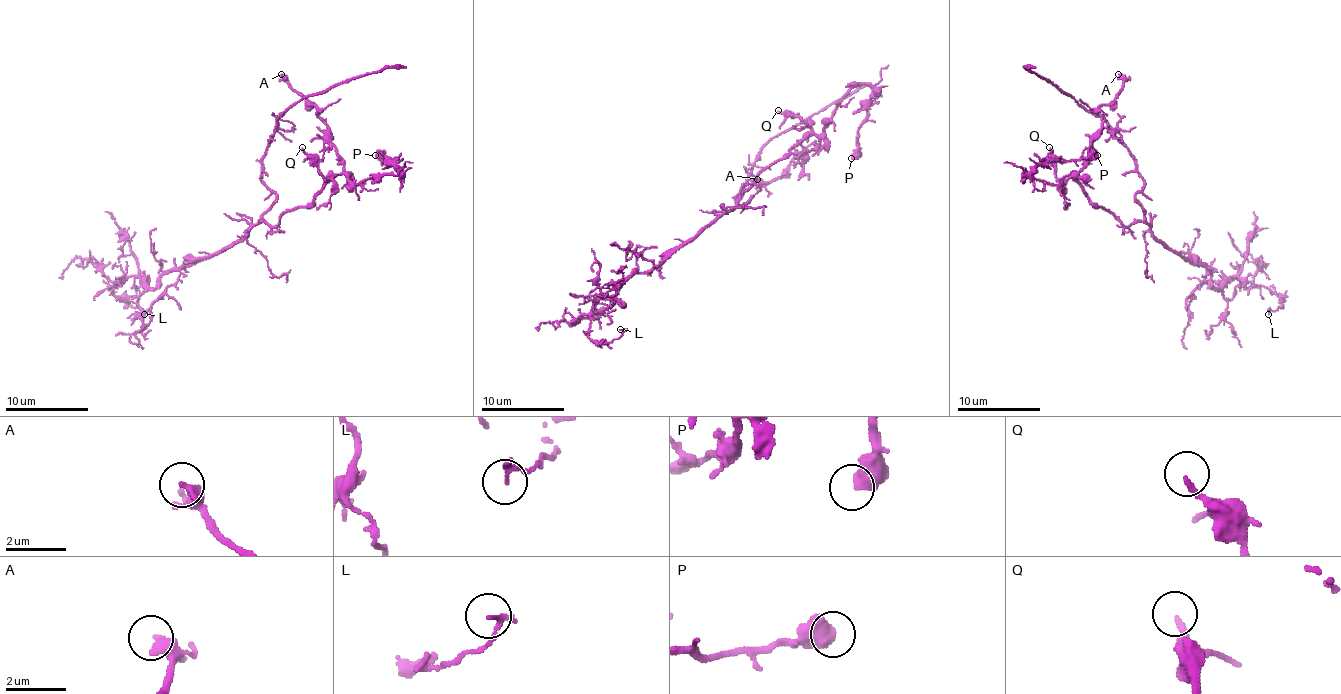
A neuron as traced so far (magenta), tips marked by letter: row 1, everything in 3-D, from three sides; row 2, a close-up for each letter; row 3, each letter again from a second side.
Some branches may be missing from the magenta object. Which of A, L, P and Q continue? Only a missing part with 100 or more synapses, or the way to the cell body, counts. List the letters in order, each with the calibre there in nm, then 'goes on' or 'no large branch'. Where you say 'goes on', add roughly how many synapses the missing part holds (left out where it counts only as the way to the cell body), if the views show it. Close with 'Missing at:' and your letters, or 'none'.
A: calibre 360 nm; no large branch
L: calibre 180 nm; no large branch
P: calibre 600 nm; no large branch
Q: calibre 160 nm; no large branch
Missing at: none

